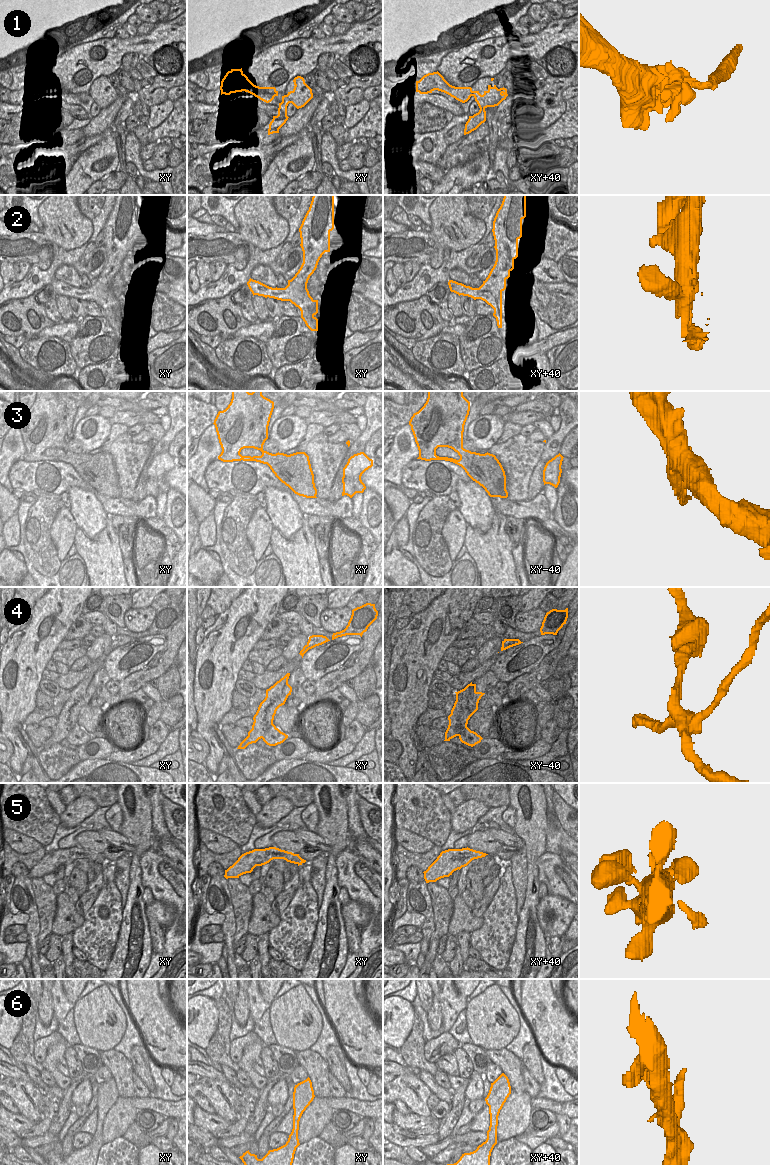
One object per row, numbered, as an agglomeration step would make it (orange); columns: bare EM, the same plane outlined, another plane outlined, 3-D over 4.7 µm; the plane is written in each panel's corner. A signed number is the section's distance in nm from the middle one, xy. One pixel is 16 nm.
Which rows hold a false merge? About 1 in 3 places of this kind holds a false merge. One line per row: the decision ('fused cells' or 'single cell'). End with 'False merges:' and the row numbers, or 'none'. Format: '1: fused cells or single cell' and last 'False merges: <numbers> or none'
1: fused cells
2: single cell
3: single cell
4: fused cells
5: single cell
6: single cell
False merges: 1, 4

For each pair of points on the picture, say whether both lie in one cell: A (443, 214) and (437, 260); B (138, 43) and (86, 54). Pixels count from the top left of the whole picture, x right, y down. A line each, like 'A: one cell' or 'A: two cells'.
A: one cell
B: one cell

